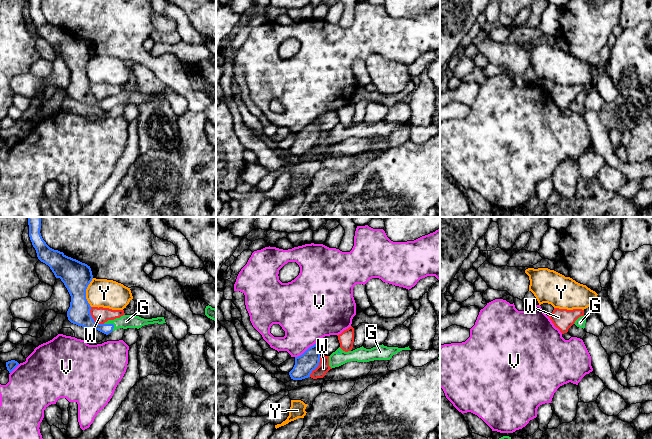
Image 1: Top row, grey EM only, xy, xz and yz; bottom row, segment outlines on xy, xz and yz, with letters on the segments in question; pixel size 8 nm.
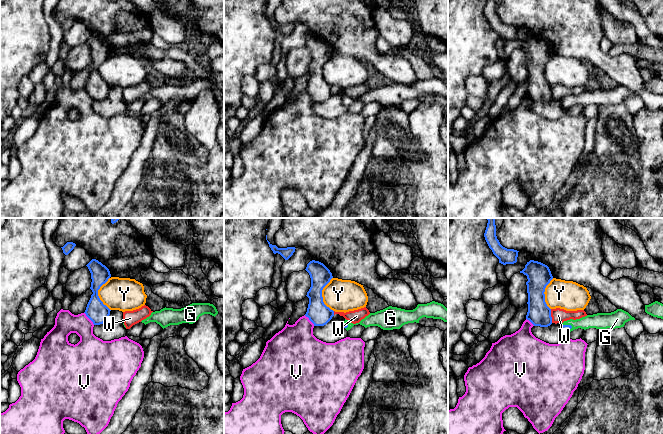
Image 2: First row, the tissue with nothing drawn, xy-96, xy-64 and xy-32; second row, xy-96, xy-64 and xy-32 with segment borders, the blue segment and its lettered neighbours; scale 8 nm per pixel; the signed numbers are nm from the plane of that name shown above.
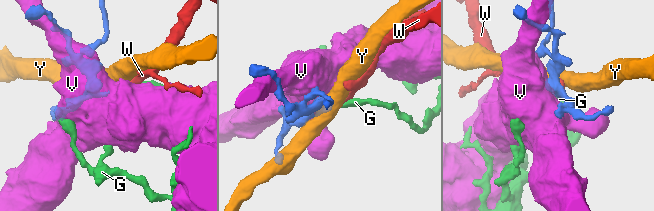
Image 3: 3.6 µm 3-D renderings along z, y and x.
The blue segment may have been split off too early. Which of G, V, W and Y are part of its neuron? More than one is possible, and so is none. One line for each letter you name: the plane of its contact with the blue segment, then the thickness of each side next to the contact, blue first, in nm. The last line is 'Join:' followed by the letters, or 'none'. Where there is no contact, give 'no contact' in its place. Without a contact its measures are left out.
G: meets blue in xy; 160 nm thick on the blue side, 110 nm on the other
Join: G

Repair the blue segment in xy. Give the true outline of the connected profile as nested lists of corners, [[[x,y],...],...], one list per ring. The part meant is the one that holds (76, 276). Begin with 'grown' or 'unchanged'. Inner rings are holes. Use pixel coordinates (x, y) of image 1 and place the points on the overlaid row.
grown; [[[27,217],[29,237],[38,259],[48,265],[56,278],[60,278],[67,288],[71,302],[67,311],[68,320],[78,326],[98,330],[106,335],[119,328],[141,328],[148,324],[166,323],[164,317],[144,319],[139,316],[123,315],[104,324],[97,324],[91,316],[91,306],[86,299],[86,289],[93,279],[90,266],[66,256],[63,252],[50,248],[43,240],[41,217]]]

